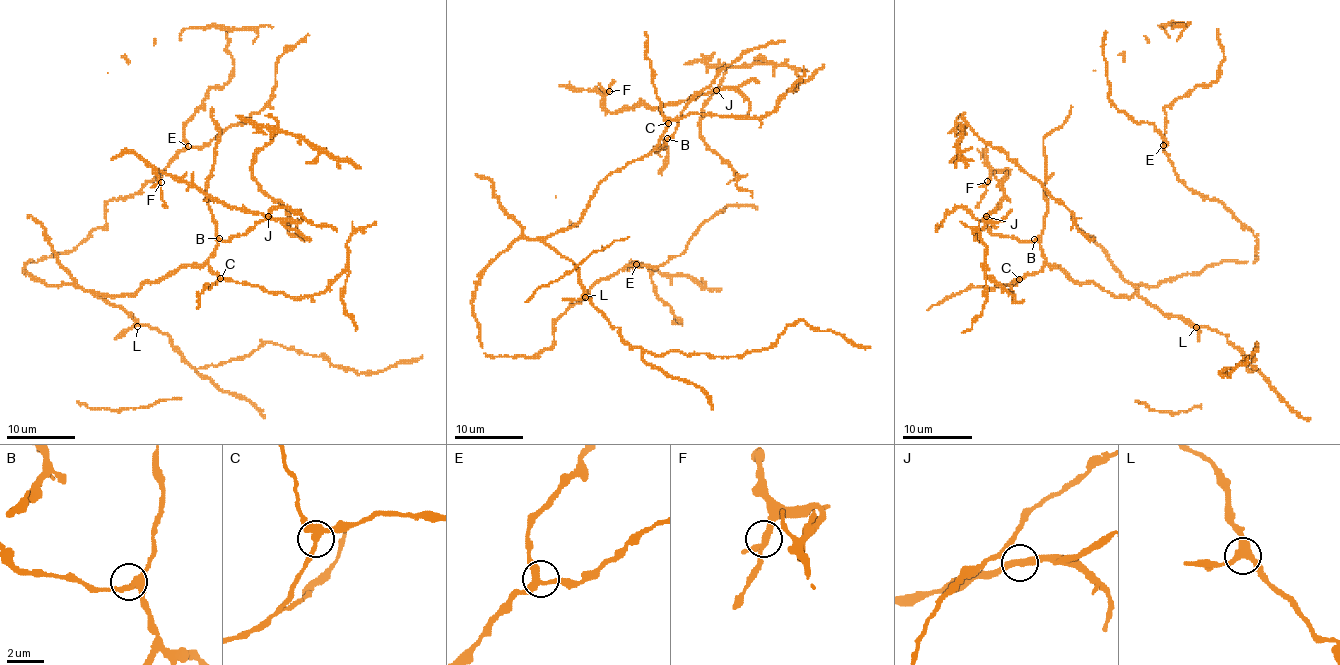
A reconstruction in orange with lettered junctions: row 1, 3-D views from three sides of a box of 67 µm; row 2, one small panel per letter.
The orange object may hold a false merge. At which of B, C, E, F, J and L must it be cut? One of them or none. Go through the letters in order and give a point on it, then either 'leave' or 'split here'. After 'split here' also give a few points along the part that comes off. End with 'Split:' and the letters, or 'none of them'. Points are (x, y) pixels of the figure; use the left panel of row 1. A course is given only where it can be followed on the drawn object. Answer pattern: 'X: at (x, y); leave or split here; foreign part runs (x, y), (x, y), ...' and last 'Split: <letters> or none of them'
B: at (219, 238); leave
C: at (220, 278); split here; foreign part runs (220, 278), (263, 286), (273, 293), (290, 297), (320, 295), (342, 273), (347, 262), (349, 238), (376, 221)
E: at (188, 146); leave
F: at (161, 182); leave
J: at (268, 216); leave
L: at (137, 326); leave
Split: C

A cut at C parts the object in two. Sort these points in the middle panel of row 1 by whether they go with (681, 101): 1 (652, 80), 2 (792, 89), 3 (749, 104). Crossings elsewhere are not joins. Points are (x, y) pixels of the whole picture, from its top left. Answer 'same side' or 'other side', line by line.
1: other side
2: other side
3: same side

